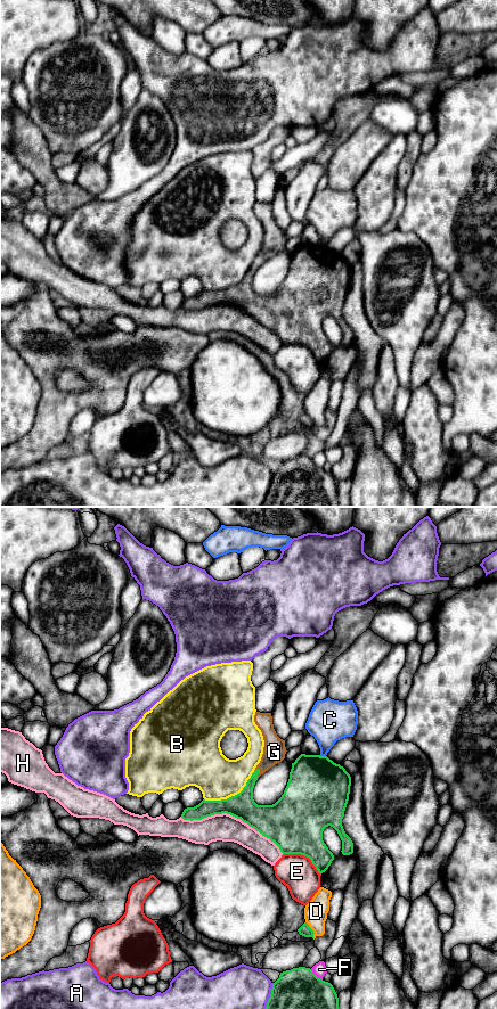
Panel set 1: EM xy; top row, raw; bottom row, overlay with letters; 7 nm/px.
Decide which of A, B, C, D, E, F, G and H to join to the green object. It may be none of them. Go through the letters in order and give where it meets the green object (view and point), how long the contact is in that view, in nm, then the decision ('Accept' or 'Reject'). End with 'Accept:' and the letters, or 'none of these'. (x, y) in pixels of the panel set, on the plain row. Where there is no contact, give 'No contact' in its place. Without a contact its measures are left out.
A: Touches green at xy (268, 490). Shared border 260 nm. Reject
B: Touches green at xy (233, 286). Shared border 420 nm. Reject
C: Touches green at xy (323, 246). Shared border 50 nm. Reject
D: Touches green at xy (311, 419). Shared border 130 nm. Reject
E: Touches green at xy (304, 345). Shared border 300 nm. Reject
F: Touches green at xy (315, 465). Shared border 120 nm. Reject
G: Touches green at xy (259, 262). Shared border 70 nm. Accept
H: Touches green at xy (233, 305). Shared border 750 nm. Reject
Accept: G

